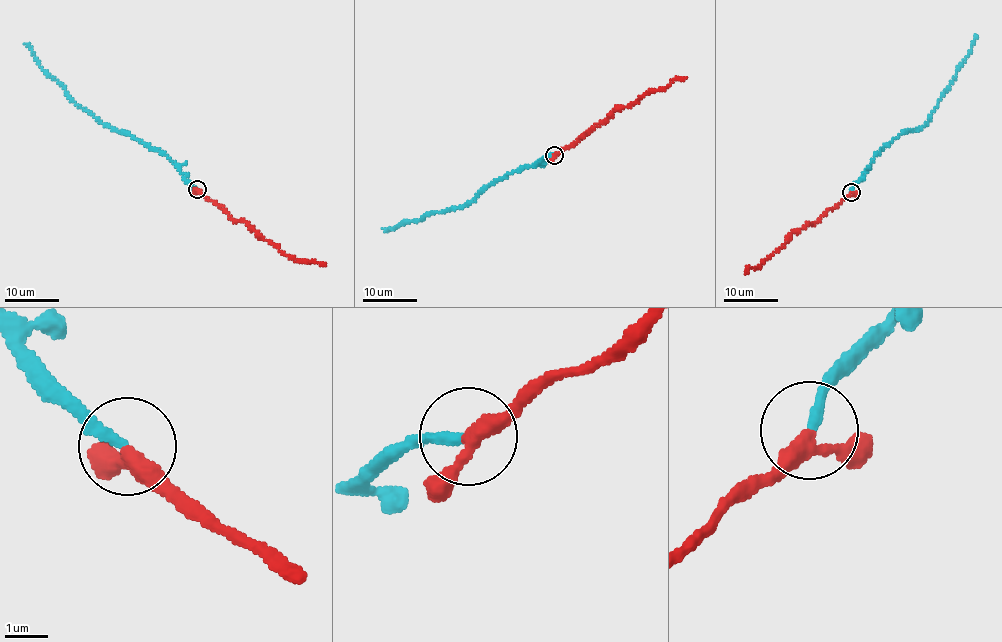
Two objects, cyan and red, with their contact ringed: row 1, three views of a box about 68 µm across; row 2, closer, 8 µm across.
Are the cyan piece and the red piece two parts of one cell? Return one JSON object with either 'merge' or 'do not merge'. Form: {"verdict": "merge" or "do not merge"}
{"verdict": "merge"}

